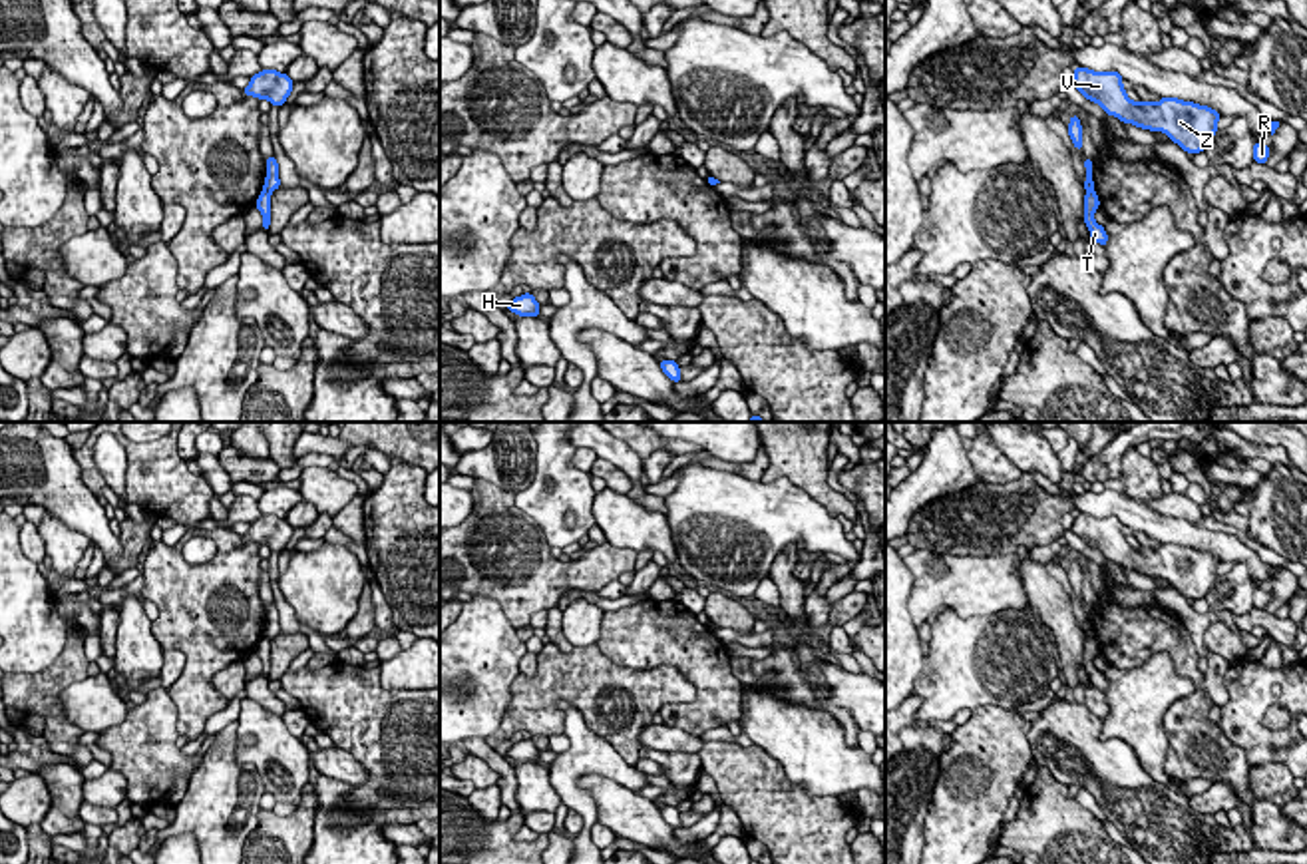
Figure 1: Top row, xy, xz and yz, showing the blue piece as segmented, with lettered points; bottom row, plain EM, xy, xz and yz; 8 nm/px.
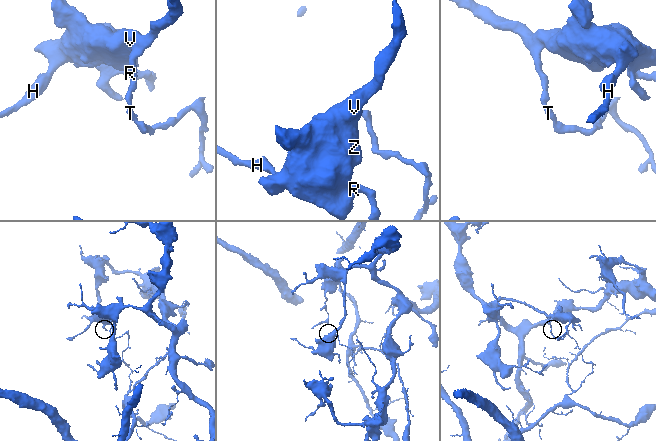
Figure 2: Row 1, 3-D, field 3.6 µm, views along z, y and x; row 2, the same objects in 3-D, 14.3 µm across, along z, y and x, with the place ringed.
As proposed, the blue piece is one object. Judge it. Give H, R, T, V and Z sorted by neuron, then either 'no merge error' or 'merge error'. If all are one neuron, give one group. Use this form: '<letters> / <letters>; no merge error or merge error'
H R V Z / T; merge error

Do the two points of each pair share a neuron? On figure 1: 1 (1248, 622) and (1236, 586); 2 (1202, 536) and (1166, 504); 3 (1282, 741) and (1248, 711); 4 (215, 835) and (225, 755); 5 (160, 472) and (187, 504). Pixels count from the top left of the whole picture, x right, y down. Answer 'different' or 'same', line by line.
1: different
2: different
3: same
4: same
5: same

